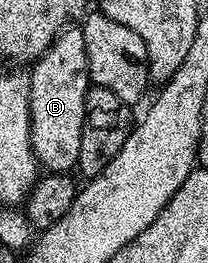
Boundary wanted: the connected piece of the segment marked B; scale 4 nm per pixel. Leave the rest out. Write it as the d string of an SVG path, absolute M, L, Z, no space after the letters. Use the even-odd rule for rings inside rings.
M66 27L57 34L55 40L47 47L45 54L32 62L31 69L33 73L28 74L29 78L29 134L31 135L31 147L33 153L37 156L38 166L44 167L49 173L64 173L70 172L76 166L79 159L79 139L83 135L83 119L85 118L85 92L91 87L89 79L89 64L87 63L87 47L83 43L83 31L80 27Z

